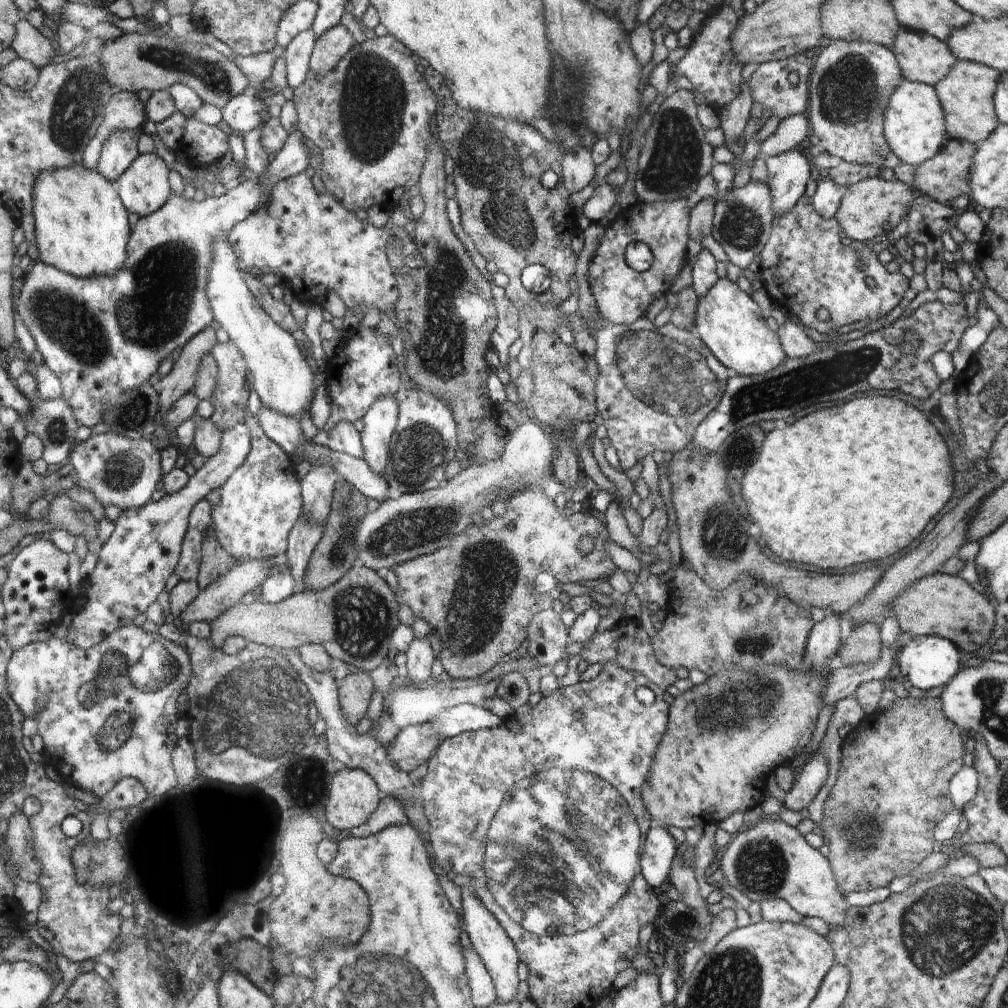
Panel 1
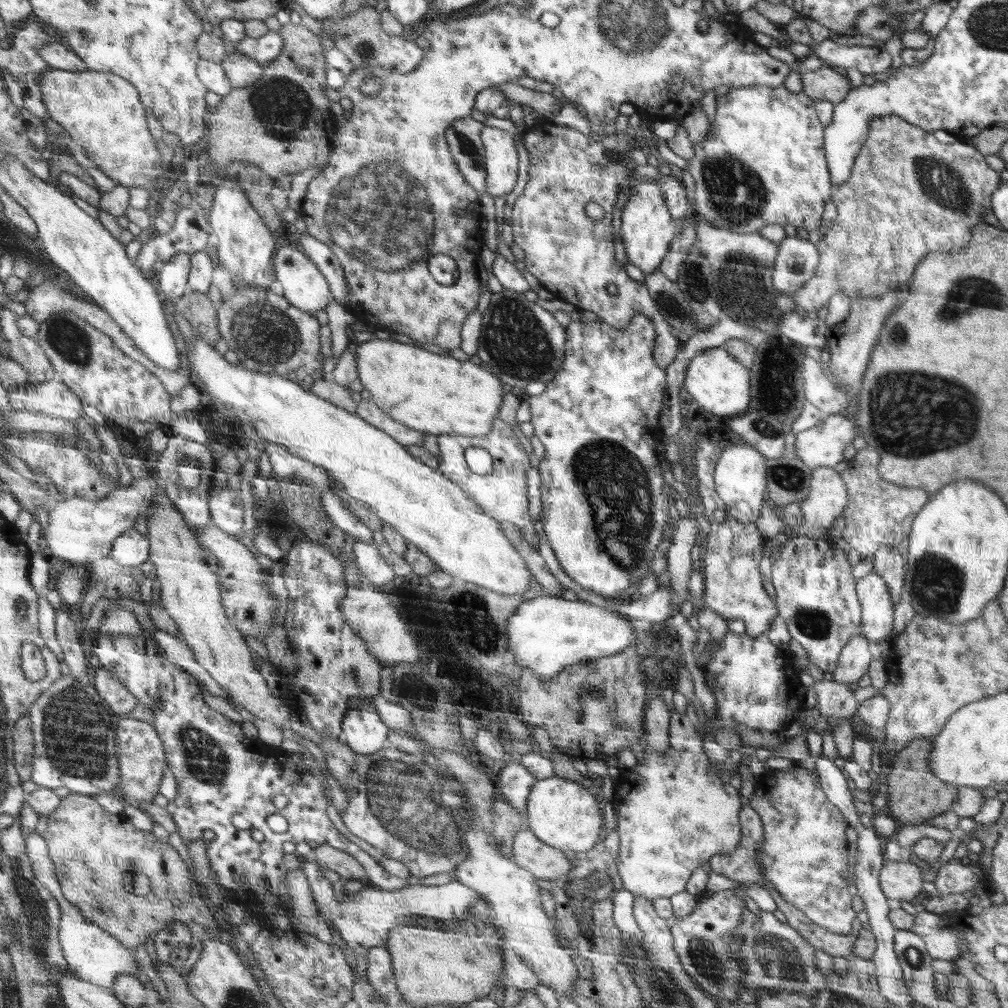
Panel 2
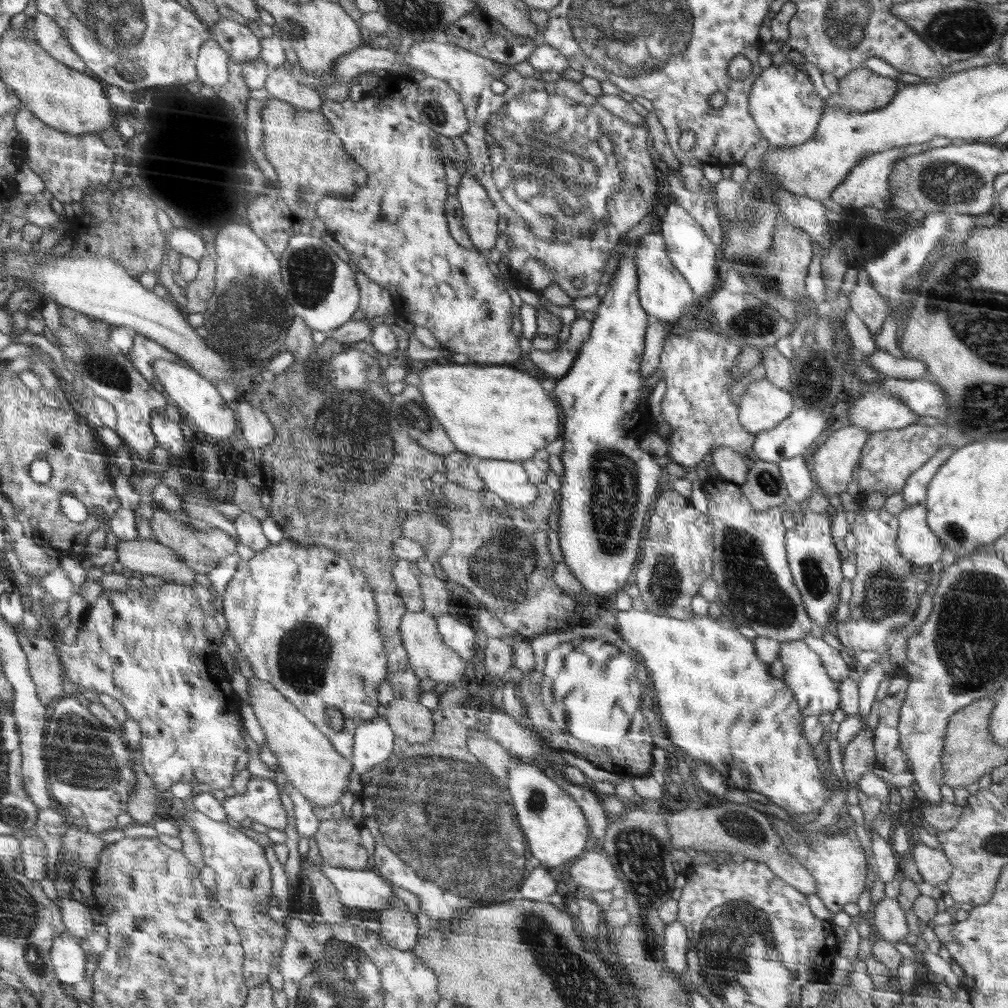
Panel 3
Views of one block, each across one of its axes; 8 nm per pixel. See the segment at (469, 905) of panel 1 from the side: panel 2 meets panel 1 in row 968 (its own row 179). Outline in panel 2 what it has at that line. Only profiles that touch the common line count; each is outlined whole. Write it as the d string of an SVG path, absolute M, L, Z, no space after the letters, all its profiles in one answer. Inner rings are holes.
M484 126L481 140L485 148L485 169L488 194L502 196L516 186L518 176L518 150L508 132Z

